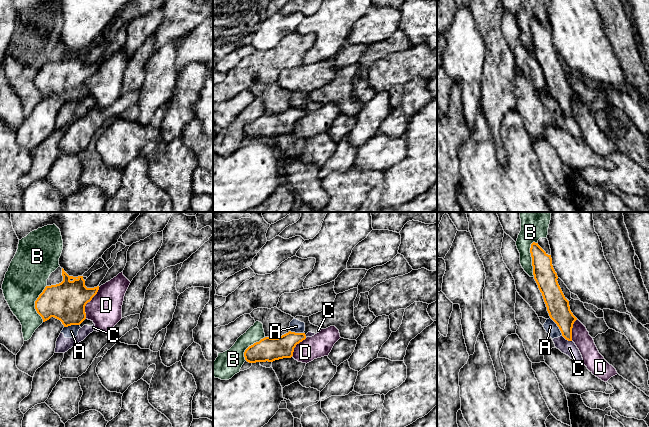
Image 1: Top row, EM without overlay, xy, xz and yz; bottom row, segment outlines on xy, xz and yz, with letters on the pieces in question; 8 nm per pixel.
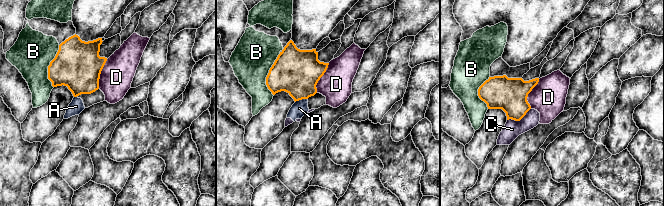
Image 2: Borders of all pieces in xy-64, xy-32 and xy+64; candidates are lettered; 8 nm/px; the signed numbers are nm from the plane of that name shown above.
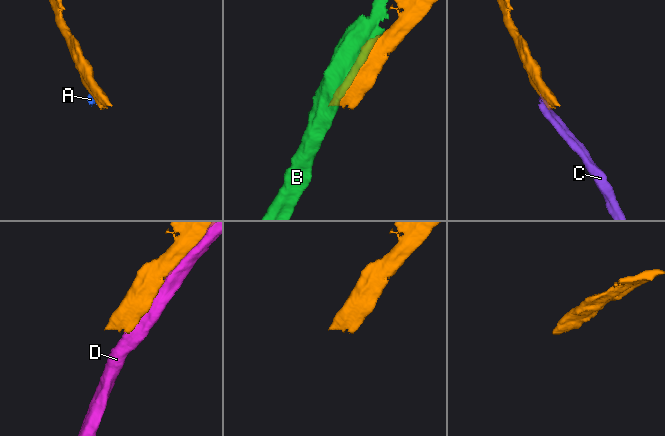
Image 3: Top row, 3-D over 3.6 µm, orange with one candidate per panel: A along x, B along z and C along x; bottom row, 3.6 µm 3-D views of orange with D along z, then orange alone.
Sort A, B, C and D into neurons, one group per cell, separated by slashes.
A C / B / D

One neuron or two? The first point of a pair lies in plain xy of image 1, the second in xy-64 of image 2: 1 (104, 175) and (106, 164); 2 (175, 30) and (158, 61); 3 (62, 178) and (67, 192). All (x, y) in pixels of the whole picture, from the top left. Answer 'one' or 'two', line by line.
1: one
2: two
3: two

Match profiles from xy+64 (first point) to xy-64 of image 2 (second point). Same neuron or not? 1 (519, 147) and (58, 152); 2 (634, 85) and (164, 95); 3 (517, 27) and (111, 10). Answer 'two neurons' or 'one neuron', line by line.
1: two neurons
2: two neurons
3: one neuron

